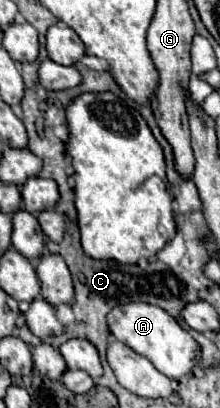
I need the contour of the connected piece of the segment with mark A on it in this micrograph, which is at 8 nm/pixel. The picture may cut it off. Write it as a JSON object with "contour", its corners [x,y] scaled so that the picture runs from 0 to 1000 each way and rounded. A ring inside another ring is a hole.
{"contour":[[[659,740],[523,750],[486,789],[495,789],[505,819],[541,838],[577,843],[595,858],[659,873],[723,912],[741,912],[786,931],[823,931],[832,922],[877,917],[877,902],[914,882],[914,848],[877,833],[877,824],[850,809],[814,799],[814,789],[777,770],[732,760],[723,750],[686,750]]]}

